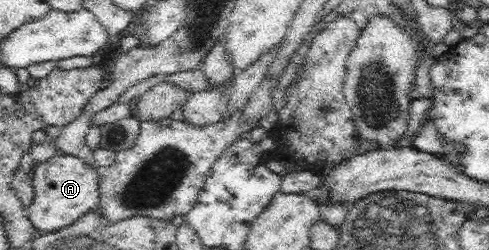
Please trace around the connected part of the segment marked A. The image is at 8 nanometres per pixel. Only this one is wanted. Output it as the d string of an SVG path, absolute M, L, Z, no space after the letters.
M56 155L34 164L31 173L33 198L27 209L27 220L34 231L53 233L74 223L87 211L96 210L99 202L97 172L73 155Z

